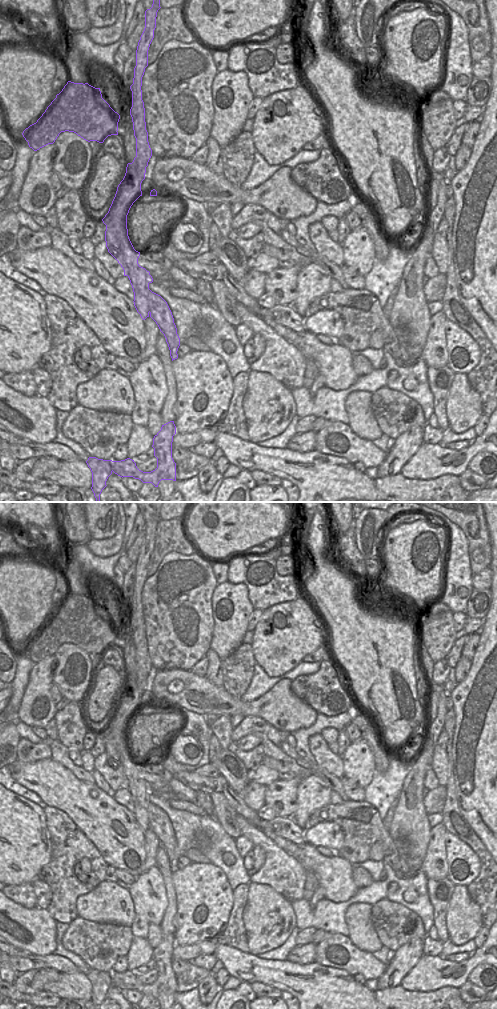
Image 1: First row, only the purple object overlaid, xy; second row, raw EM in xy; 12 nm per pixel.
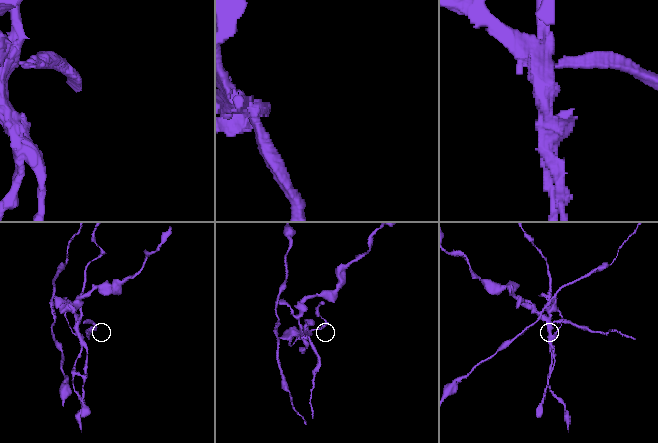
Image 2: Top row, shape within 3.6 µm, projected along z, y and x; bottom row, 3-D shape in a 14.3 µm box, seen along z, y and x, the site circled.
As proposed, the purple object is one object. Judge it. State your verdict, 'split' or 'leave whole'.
split

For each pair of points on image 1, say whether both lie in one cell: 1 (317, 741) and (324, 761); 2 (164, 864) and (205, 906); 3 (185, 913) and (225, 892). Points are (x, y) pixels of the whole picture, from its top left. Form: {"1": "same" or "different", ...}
{"1": "same", "2": "different", "3": "same"}

